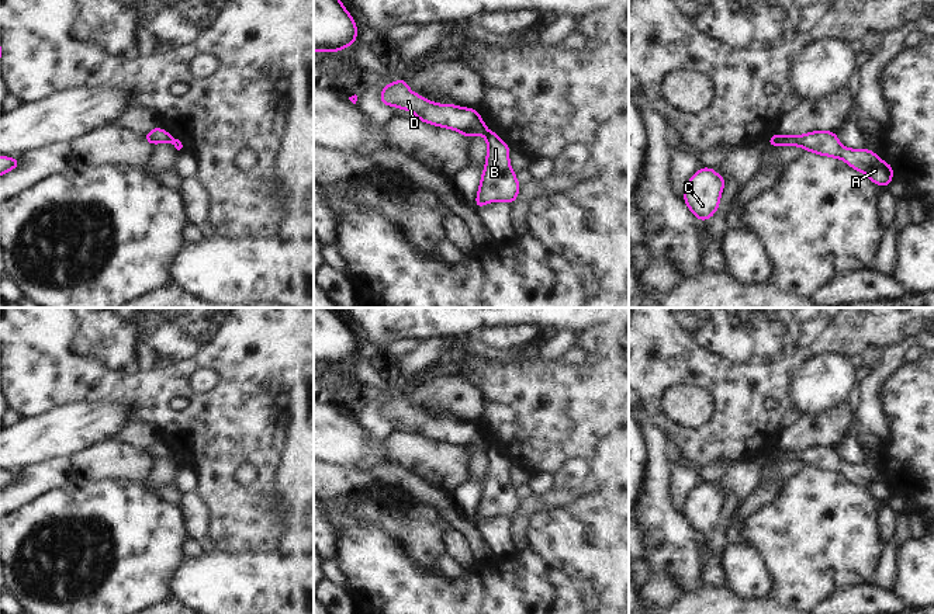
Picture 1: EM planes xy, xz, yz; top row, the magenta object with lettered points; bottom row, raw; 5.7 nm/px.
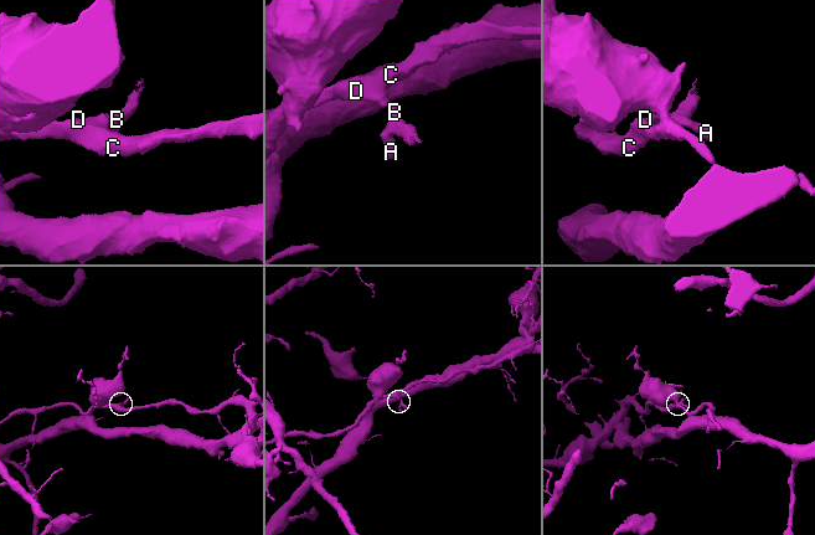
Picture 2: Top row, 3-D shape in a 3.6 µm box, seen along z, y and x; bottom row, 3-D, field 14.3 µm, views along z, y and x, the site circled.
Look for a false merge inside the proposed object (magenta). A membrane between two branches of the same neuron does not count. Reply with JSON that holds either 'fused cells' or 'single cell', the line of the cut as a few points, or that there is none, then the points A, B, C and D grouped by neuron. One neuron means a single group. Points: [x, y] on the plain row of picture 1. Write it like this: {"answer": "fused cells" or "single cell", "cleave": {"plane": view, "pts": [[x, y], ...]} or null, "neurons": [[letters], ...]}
{"answer": "fused cells", "cleave": {"plane": "xz", "pts": [[488, 446], [485, 451]]}, "neurons": [["A", "B"], ["C", "D"]]}

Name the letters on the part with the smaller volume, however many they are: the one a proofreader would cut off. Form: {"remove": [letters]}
{"remove": ["A", "B"]}

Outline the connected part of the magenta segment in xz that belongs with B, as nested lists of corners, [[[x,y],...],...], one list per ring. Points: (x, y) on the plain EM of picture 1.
[[[488,445],[485,455],[488,468],[475,513],[475,524],[494,516],[504,516],[512,520],[519,513],[520,499],[516,495],[516,488],[511,483],[508,472],[511,464],[492,445]]]

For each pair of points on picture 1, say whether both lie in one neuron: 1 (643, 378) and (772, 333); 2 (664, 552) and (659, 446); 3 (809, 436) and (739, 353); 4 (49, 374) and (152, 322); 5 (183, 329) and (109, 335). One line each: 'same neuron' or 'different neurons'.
1: same neuron
2: same neuron
3: different neurons
4: same neuron
5: same neuron

